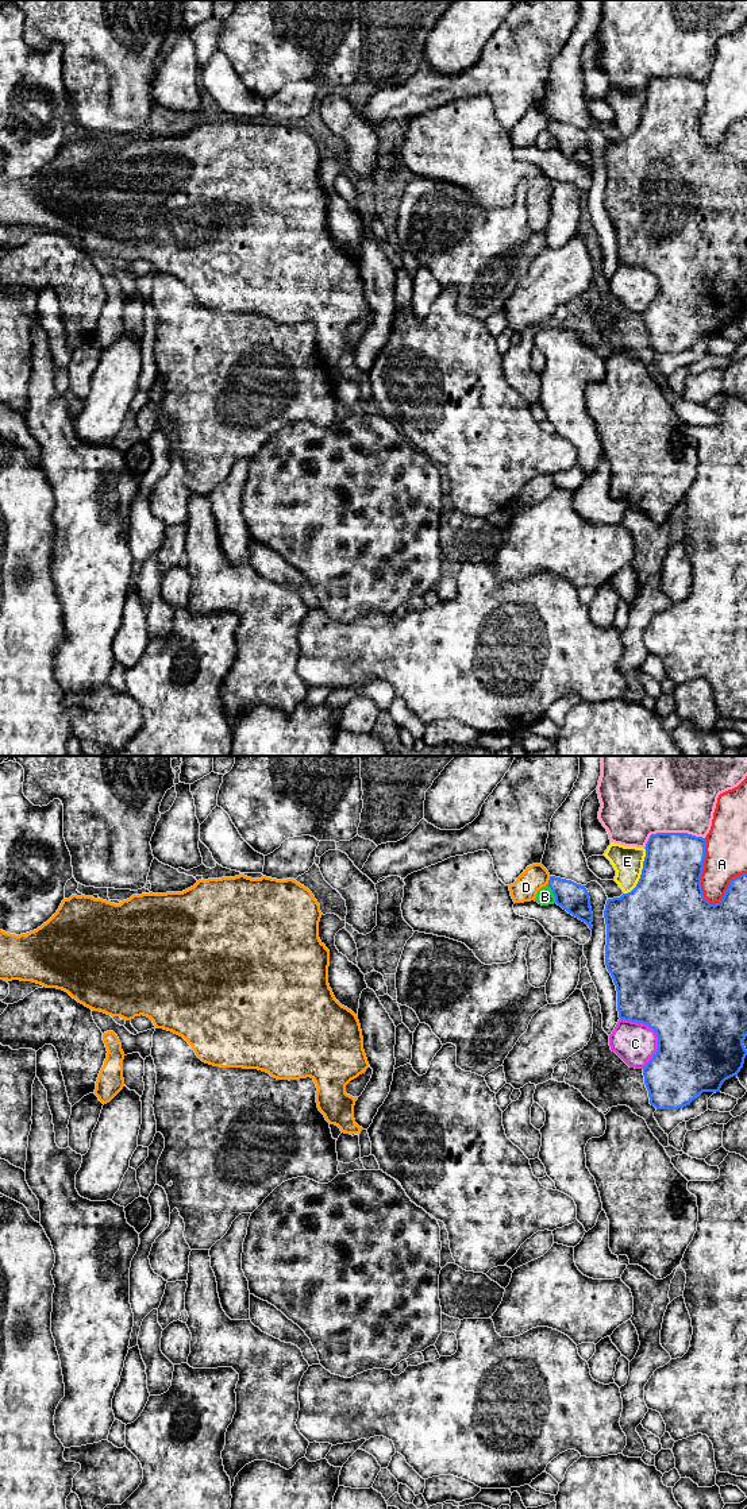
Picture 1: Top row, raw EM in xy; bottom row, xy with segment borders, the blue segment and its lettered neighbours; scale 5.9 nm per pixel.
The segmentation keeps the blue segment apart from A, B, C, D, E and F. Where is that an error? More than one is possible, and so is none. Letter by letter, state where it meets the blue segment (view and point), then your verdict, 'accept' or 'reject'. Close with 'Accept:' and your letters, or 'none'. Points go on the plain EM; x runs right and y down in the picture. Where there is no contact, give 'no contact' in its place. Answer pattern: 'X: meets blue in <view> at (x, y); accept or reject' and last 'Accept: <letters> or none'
A: meets blue in xy at (701, 118); reject
B: meets blue in xy at (553, 136); reject
C: meets blue in xy at (655, 277); reject
D: meets blue in xy at (549, 124); reject
E: meets blue in xy at (642, 116); reject
F: meets blue in xy at (670, 77); reject
Accept: none

